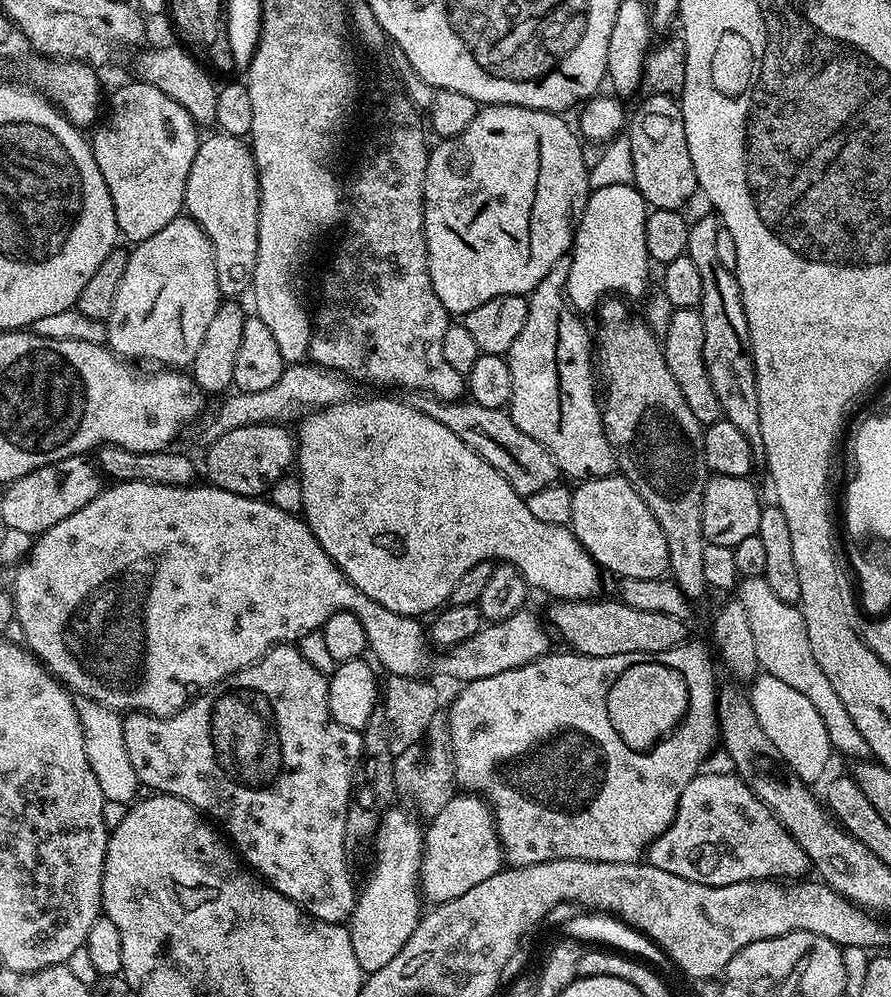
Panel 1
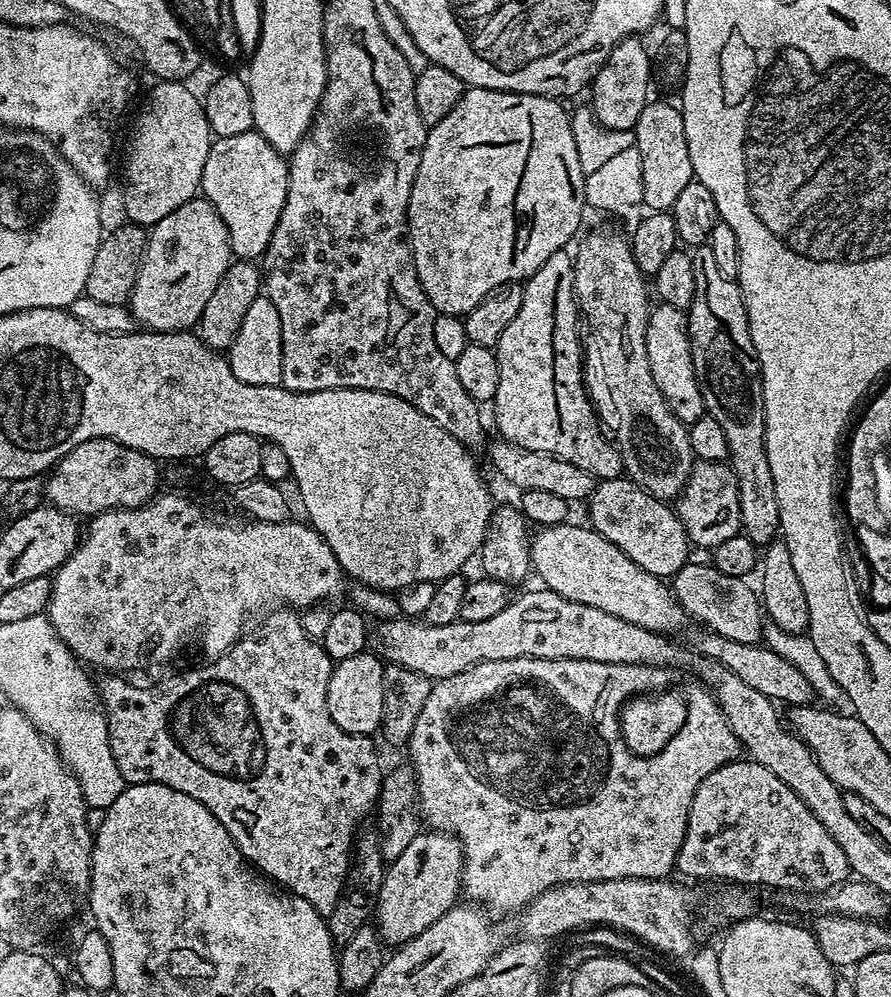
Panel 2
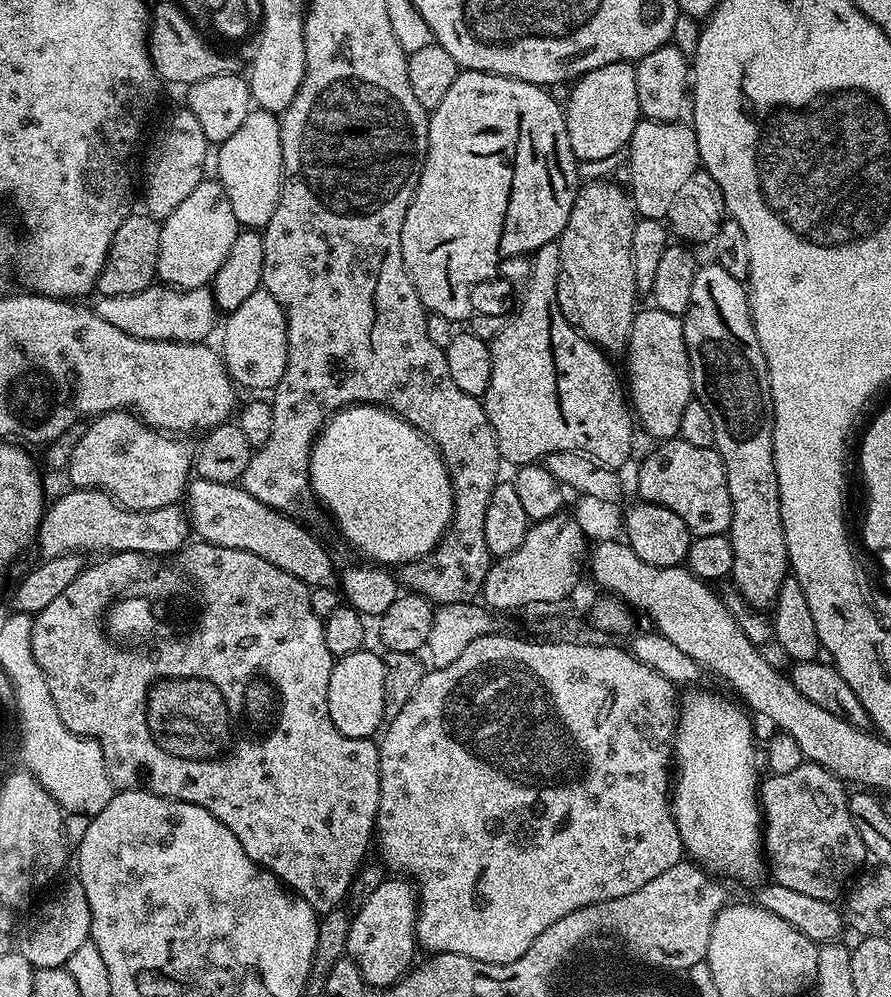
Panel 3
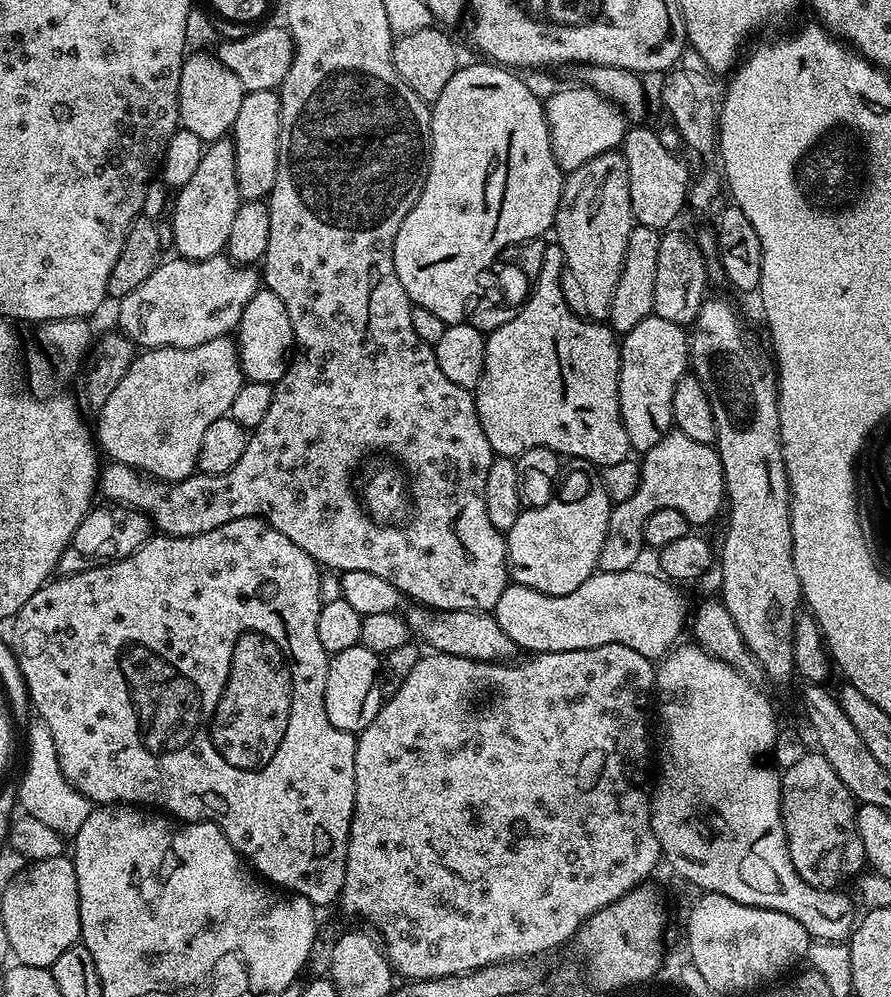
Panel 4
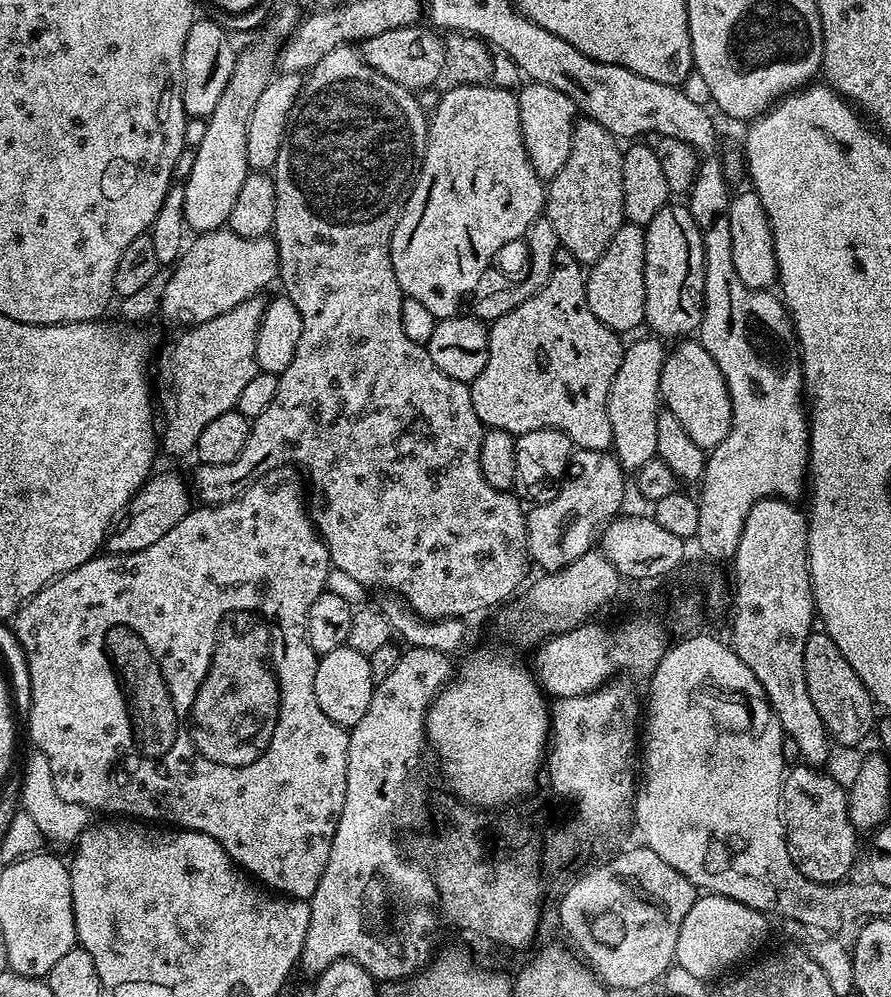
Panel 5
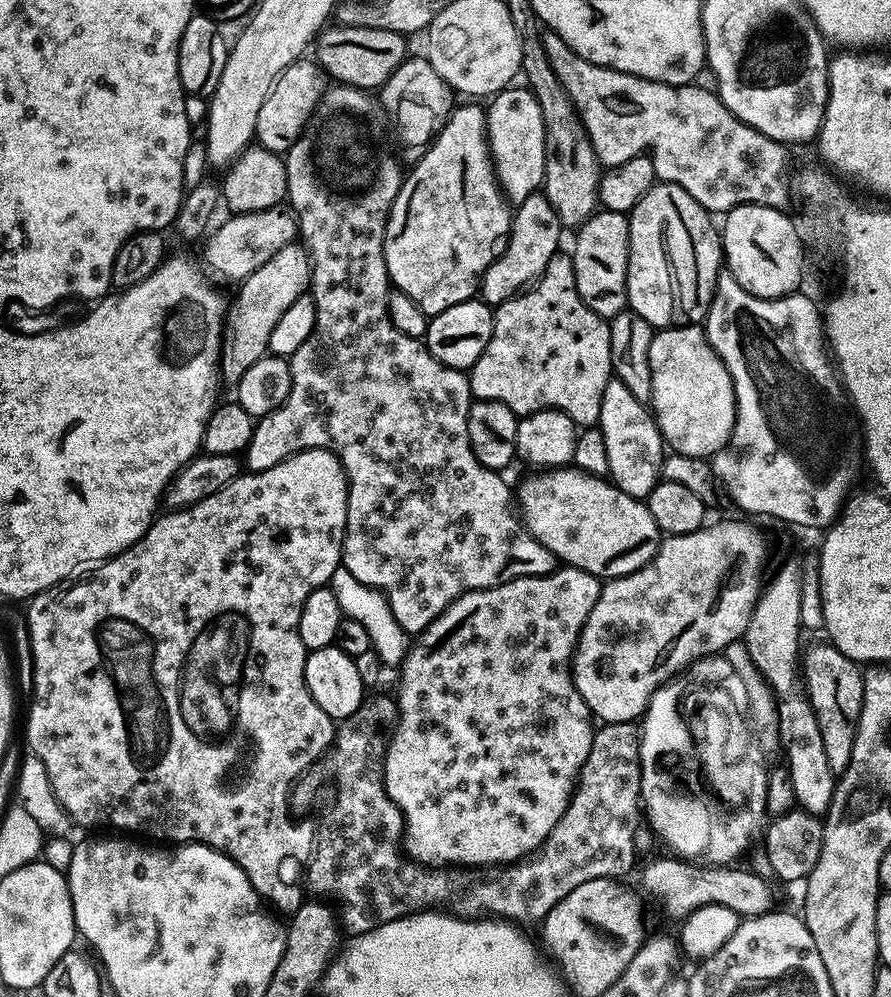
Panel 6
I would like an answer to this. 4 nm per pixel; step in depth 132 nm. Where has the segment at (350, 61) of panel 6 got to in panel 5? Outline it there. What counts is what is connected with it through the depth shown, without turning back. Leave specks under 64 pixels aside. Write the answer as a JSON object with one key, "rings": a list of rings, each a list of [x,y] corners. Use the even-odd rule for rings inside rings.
{"rings":[[[413,26],[386,30],[382,34],[374,34],[374,38],[363,41],[359,45],[360,57],[378,74],[386,74],[390,82],[398,82],[409,90],[428,90],[432,83],[441,75],[445,75],[444,46],[445,41],[435,36],[437,33],[431,27]]]}

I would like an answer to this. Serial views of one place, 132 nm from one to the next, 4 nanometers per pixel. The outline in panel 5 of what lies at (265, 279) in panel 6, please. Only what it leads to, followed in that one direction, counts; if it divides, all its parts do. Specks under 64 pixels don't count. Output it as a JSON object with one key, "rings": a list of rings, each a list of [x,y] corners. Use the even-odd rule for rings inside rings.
{"rings":[[[263,295],[252,296],[246,302],[234,306],[234,310],[226,310],[226,314],[218,314],[218,318],[210,318],[210,322],[202,322],[189,327],[172,344],[172,349],[164,356],[164,420],[168,425],[162,428],[162,448],[172,456],[180,456],[183,452],[191,453],[198,442],[198,434],[218,414],[233,411],[238,402],[238,394],[250,383],[250,378],[257,374],[256,343],[258,342],[258,326],[262,322],[262,314],[266,300]]]}

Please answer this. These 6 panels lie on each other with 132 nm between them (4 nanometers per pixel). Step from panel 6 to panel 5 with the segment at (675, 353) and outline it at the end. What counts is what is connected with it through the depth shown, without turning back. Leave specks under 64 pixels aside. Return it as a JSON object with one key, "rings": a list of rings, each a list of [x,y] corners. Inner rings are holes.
{"rings":[[[688,338],[676,349],[669,351],[664,358],[660,375],[660,399],[663,407],[682,422],[686,434],[698,442],[705,450],[717,448],[726,438],[732,425],[732,399],[728,396],[728,387],[722,370],[708,351],[695,339]]]}

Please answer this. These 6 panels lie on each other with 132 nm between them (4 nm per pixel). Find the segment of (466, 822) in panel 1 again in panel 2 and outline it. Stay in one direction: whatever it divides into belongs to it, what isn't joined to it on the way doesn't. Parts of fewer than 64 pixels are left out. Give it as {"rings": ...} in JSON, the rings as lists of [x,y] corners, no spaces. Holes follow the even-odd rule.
{"rings":[[[420,830],[398,858],[387,865],[382,890],[374,901],[374,927],[388,946],[410,942],[426,926],[434,926],[442,914],[455,908],[462,896],[460,879],[464,855],[455,836],[435,830]]]}

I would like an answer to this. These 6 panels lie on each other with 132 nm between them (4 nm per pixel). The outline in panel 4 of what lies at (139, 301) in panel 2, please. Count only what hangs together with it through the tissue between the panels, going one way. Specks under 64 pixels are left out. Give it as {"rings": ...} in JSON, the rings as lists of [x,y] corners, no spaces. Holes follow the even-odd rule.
{"rings":[[[231,139],[213,140],[205,147],[202,162],[194,178],[175,193],[176,209],[172,212],[172,244],[185,260],[205,260],[227,249],[230,226],[238,214],[242,197],[236,177],[236,151]]]}

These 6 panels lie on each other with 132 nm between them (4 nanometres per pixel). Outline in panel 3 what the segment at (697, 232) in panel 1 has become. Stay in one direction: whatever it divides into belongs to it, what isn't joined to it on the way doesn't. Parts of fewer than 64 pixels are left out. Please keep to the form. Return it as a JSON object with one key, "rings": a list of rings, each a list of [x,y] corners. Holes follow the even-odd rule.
{"rings":[[[715,262],[697,267],[694,286],[690,290],[691,306],[684,313],[684,337],[690,358],[692,391],[695,399],[710,410],[714,421],[716,451],[724,463],[724,477],[730,490],[732,521],[727,530],[734,546],[734,566],[730,577],[735,590],[754,609],[768,610],[775,605],[778,590],[790,574],[786,534],[782,530],[778,474],[774,470],[774,442],[772,441],[772,391],[768,381],[766,358],[754,330],[752,311],[748,309],[748,289],[722,266]]]}

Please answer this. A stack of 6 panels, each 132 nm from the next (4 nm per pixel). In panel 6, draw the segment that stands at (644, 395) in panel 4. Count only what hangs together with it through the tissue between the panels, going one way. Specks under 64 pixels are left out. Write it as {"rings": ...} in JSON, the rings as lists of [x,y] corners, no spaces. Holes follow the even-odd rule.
{"rings":[[[613,378],[608,381],[606,390],[602,394],[602,410],[600,411],[598,427],[600,429],[600,433],[602,434],[602,438],[606,438],[606,460],[608,462],[608,476],[610,477],[612,483],[615,484],[616,487],[621,488],[626,494],[630,494],[631,496],[637,498],[648,497],[654,490],[654,486],[656,484],[659,484],[662,479],[660,474],[660,467],[664,465],[664,457],[666,455],[665,442],[662,437],[660,437],[660,431],[658,430],[658,426],[656,425],[656,418],[652,415],[649,405],[643,400],[634,398],[634,394],[632,393],[632,391],[627,386],[625,386],[624,383],[621,382],[621,380]]]}

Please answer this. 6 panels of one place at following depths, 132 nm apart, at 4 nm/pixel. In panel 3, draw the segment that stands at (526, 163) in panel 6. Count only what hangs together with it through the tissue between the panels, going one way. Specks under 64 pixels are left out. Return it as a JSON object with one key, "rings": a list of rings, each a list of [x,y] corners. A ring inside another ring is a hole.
{"rings":[[[626,60],[607,64],[579,77],[571,88],[564,121],[577,161],[608,160],[615,152],[623,153],[642,119],[635,86],[635,67]]]}

